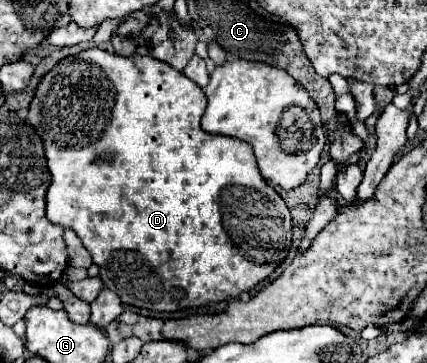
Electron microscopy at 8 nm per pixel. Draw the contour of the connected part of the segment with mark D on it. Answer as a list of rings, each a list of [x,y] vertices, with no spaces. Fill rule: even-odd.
[[[88,49],[78,53],[76,57],[66,57],[40,81],[36,89],[28,113],[28,123],[36,127],[38,135],[42,135],[44,139],[48,169],[52,173],[52,183],[46,195],[46,215],[52,223],[76,231],[76,235],[82,239],[84,247],[92,255],[92,261],[100,267],[102,283],[112,289],[124,305],[172,313],[180,309],[200,309],[212,303],[238,299],[242,293],[248,293],[256,285],[264,283],[276,271],[276,267],[284,263],[292,247],[292,215],[284,199],[260,175],[256,159],[252,155],[252,147],[232,137],[208,135],[206,131],[202,131],[200,119],[204,115],[204,109],[204,91],[198,89],[196,83],[186,79],[186,75],[182,75],[180,71],[148,55],[122,59],[120,55],[102,49]]]

